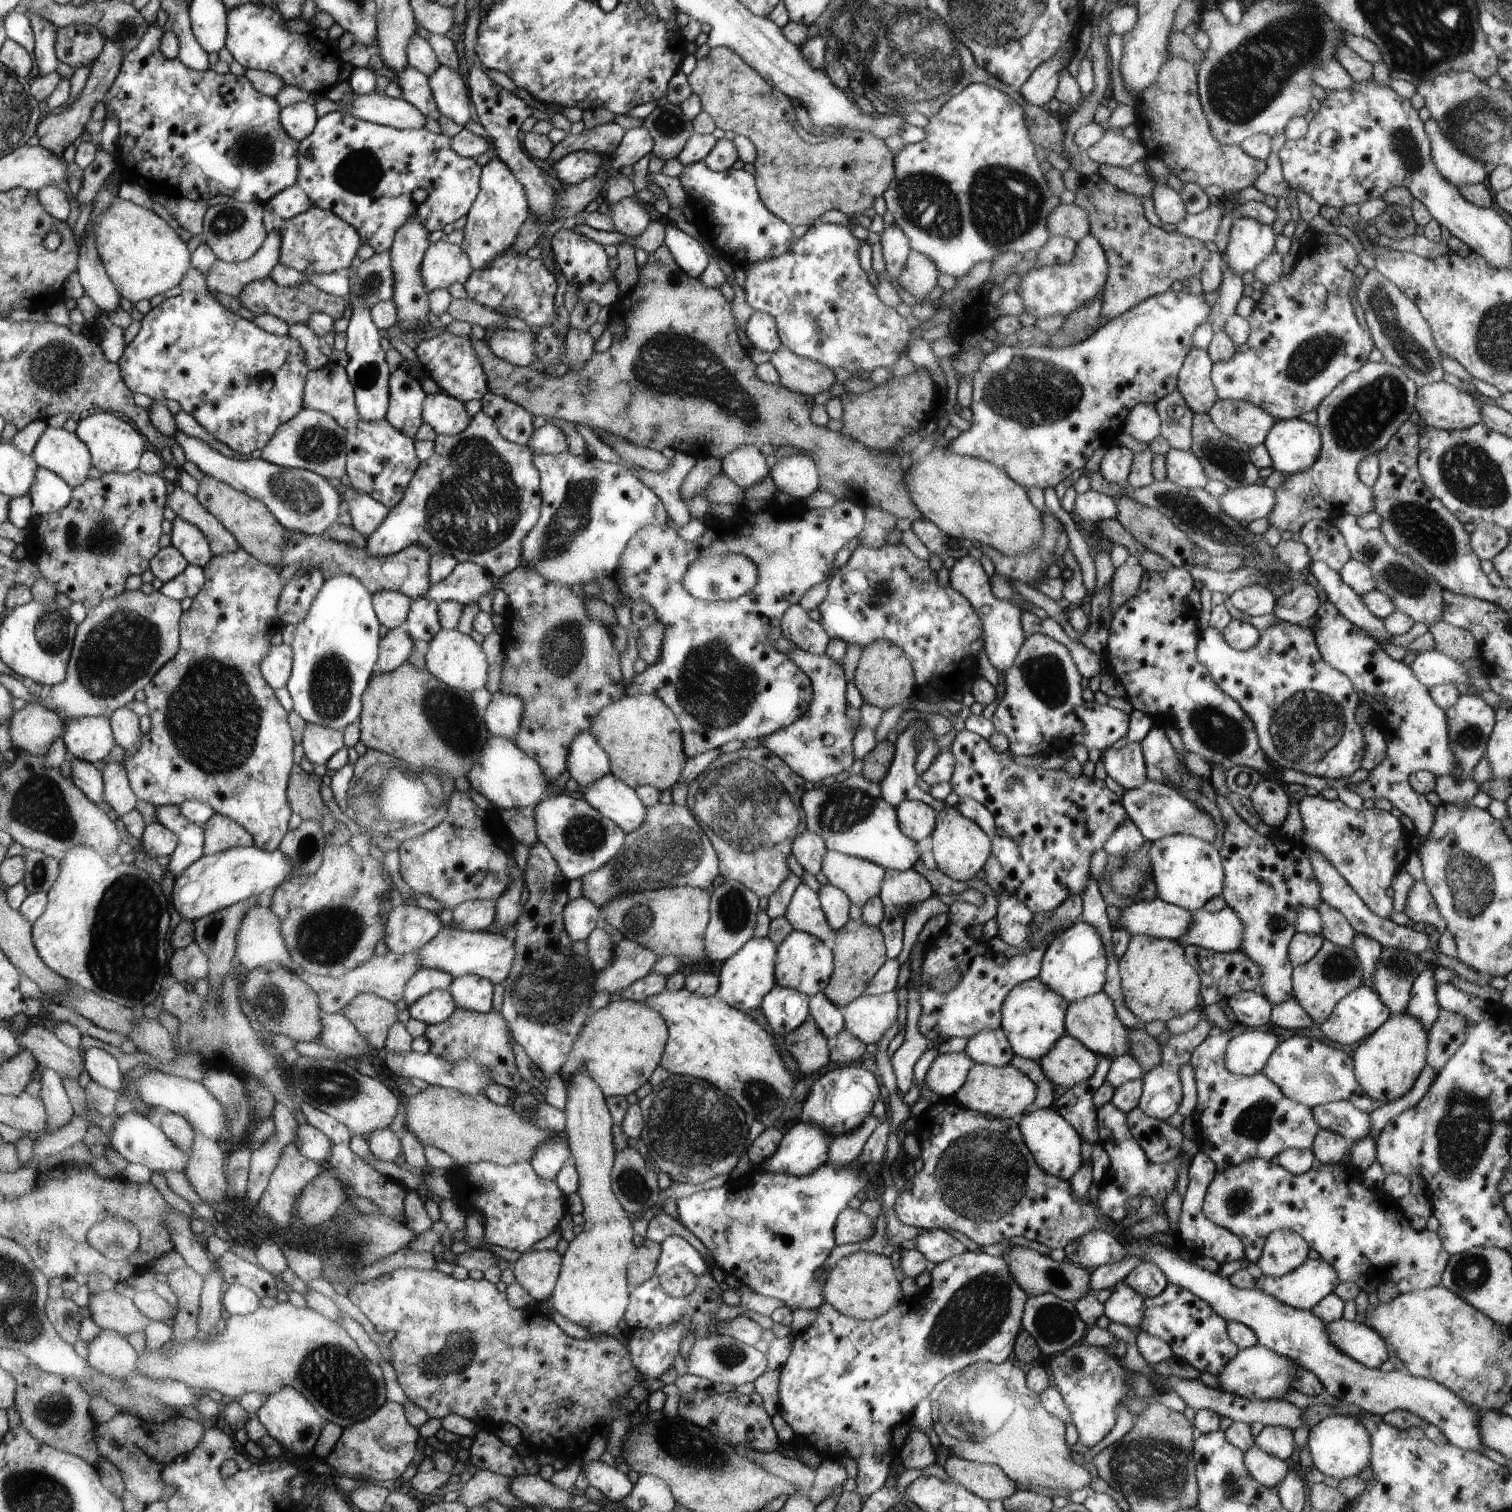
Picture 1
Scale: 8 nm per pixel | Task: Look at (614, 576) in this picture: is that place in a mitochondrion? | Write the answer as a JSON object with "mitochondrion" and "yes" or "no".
{"mitochondrion":"no"}

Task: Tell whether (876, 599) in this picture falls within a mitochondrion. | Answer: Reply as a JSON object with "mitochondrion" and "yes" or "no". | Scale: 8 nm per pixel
{"mitochondrion":"yes"}

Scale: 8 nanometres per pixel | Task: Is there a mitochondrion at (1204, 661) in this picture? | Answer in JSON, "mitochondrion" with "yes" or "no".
{"mitochondrion":"no"}

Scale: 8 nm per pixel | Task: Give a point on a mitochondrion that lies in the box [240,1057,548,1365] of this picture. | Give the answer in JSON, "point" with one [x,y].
{"point":[322,1083]}

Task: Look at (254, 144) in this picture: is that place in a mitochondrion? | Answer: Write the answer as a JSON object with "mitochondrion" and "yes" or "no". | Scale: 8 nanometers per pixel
{"mitochondrion":"yes"}

